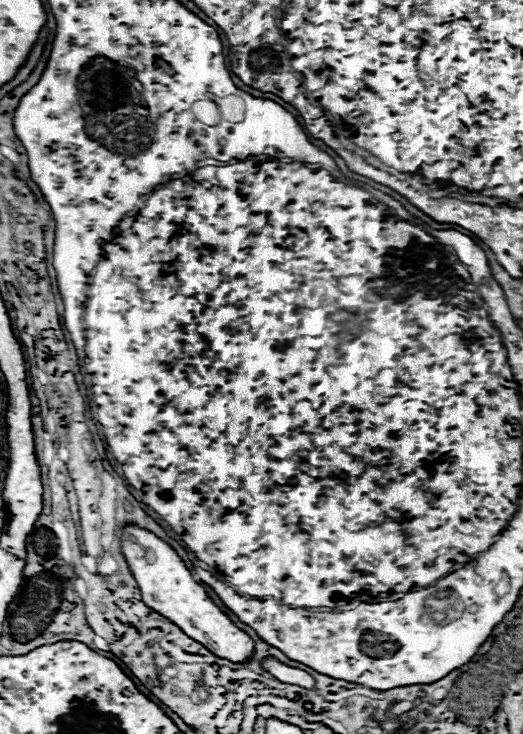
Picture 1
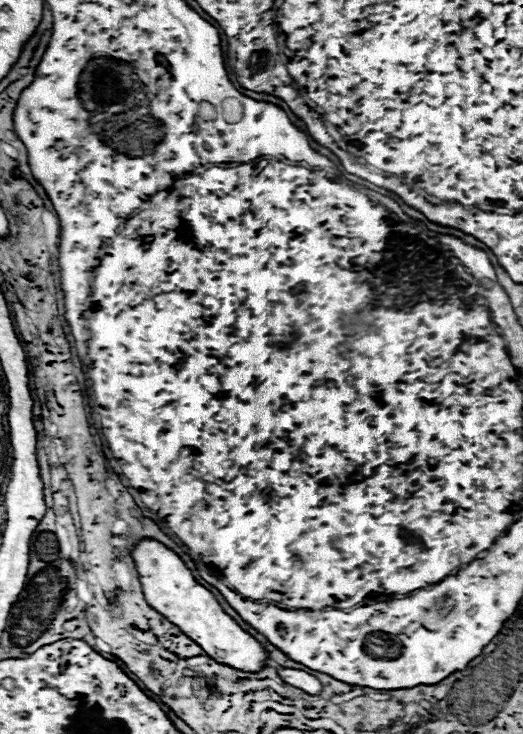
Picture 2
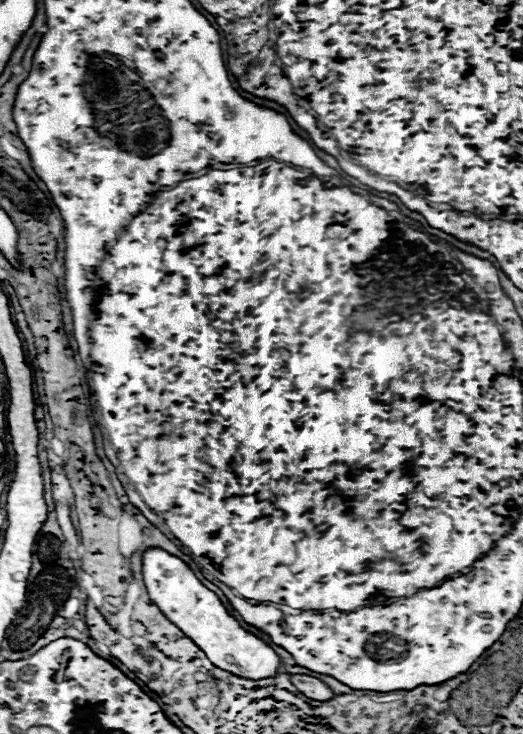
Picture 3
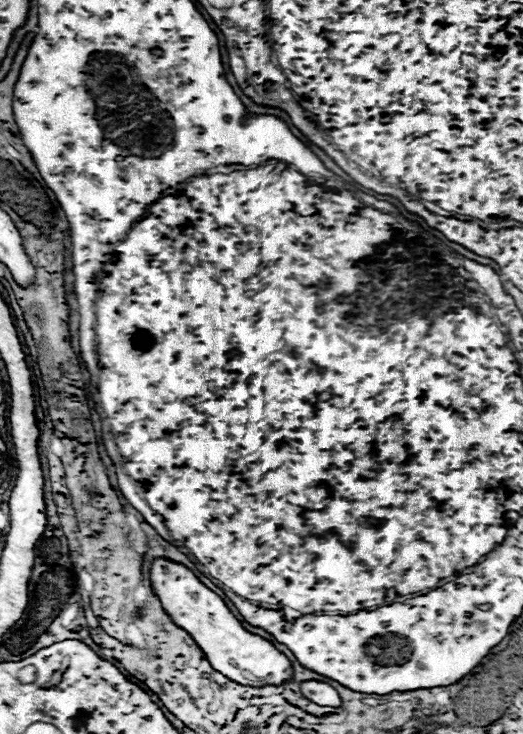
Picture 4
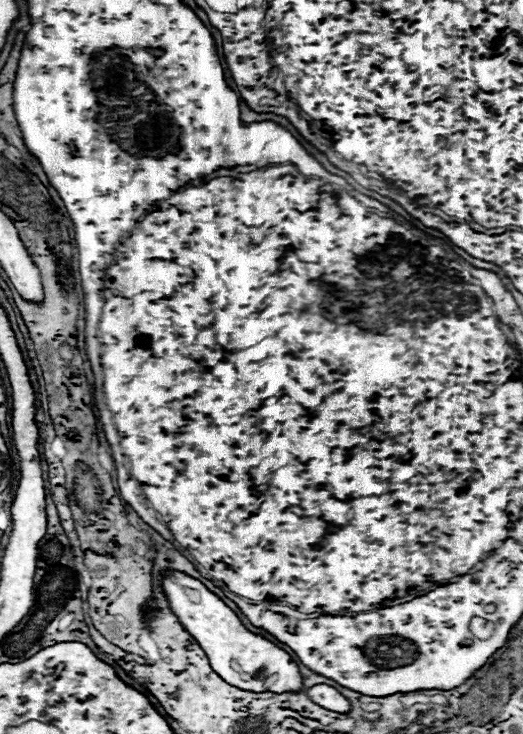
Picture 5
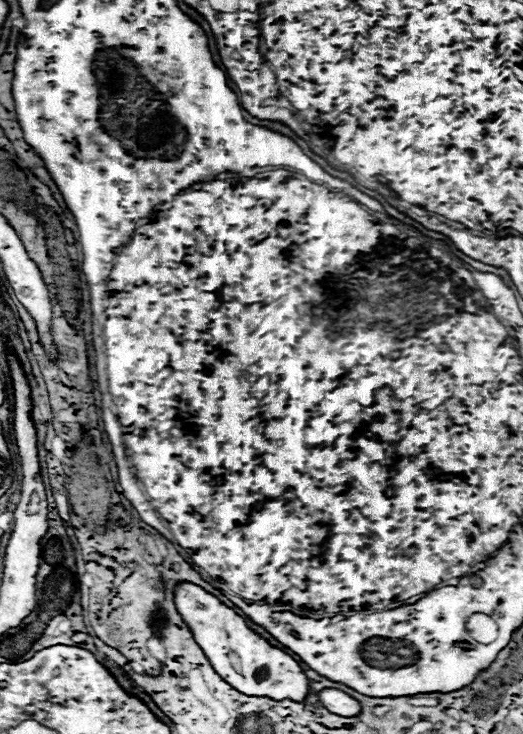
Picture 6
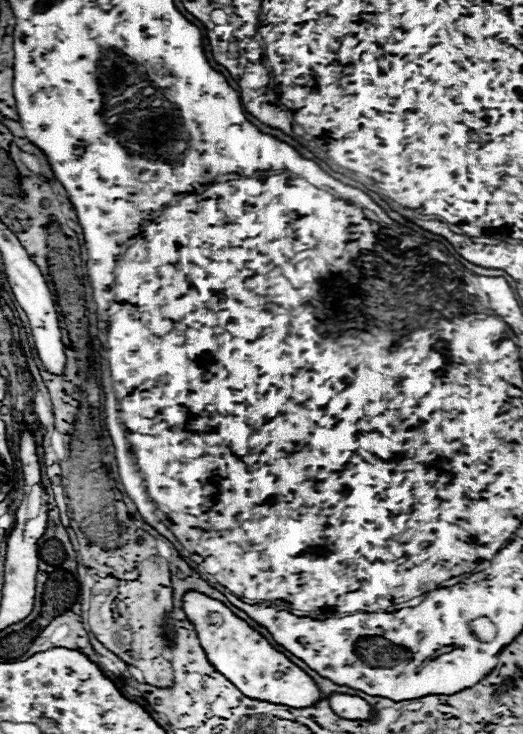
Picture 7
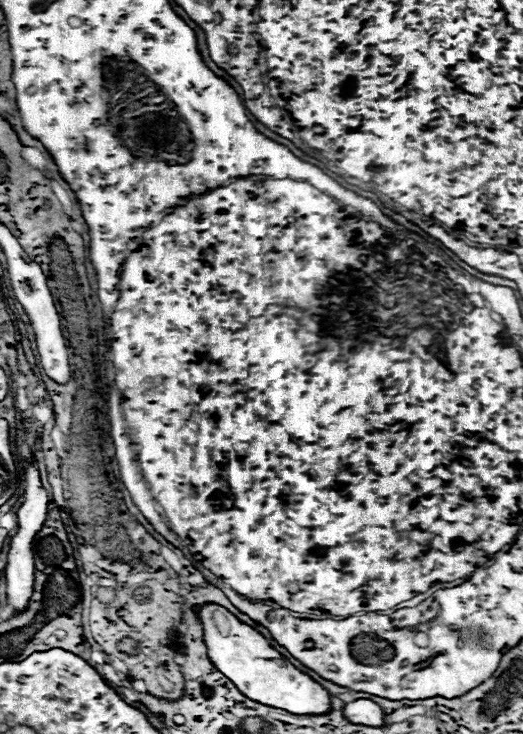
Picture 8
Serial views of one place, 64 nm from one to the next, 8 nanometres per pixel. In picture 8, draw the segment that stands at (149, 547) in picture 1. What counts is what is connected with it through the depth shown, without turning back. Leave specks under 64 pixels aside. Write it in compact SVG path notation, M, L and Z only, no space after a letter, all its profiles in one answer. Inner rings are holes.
M208 604L200 610L200 620L204 624L204 642L208 646L208 656L212 664L234 682L234 686L250 700L286 710L290 714L322 716L332 712L332 696L314 678L294 668L268 640L256 632L252 626L240 622L226 608Z

